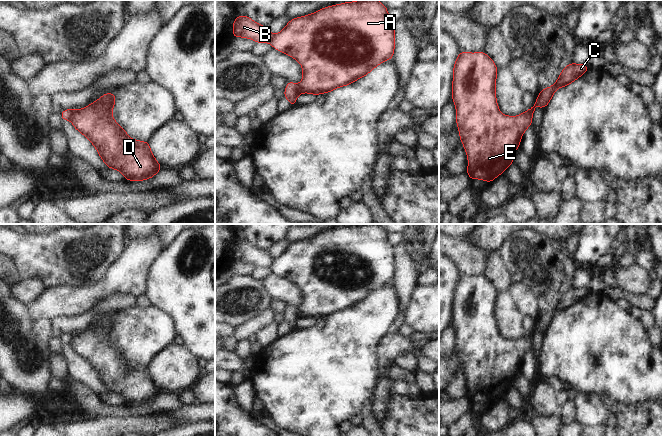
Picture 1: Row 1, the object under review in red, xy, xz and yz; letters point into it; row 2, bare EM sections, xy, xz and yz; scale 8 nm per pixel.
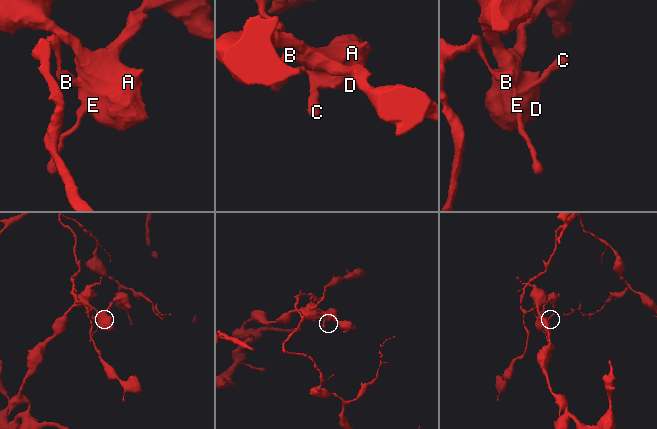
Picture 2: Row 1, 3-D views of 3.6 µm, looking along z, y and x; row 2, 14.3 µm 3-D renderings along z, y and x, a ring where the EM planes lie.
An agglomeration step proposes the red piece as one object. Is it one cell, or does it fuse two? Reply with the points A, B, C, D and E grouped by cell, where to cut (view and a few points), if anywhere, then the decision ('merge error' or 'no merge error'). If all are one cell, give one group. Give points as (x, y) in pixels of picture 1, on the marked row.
A D E / B C; cut in xy along (75, 110), (74, 117), (71, 120); merge error

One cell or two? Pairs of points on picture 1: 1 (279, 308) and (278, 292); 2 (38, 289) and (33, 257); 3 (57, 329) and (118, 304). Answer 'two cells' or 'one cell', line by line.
1: two cells
2: two cells
3: one cell

